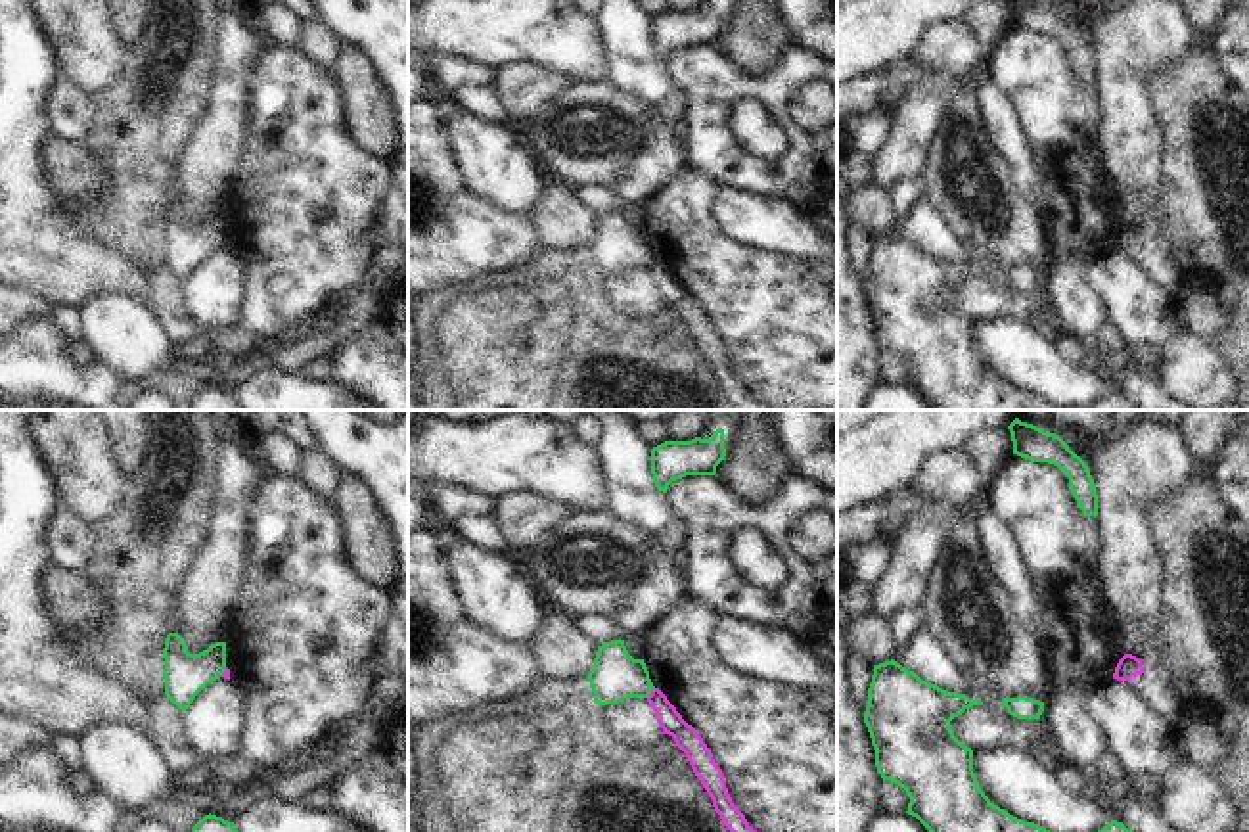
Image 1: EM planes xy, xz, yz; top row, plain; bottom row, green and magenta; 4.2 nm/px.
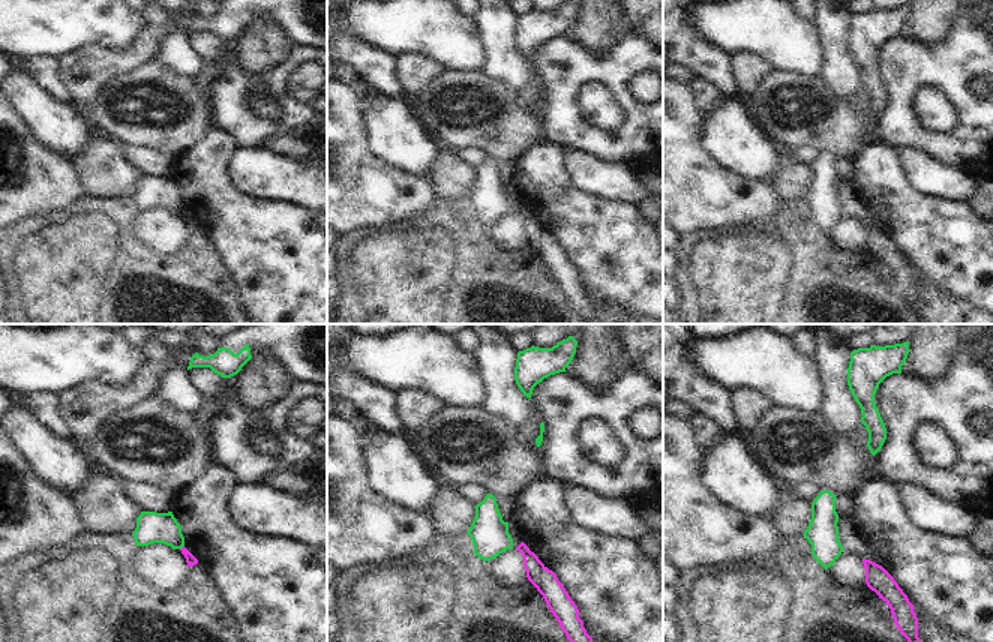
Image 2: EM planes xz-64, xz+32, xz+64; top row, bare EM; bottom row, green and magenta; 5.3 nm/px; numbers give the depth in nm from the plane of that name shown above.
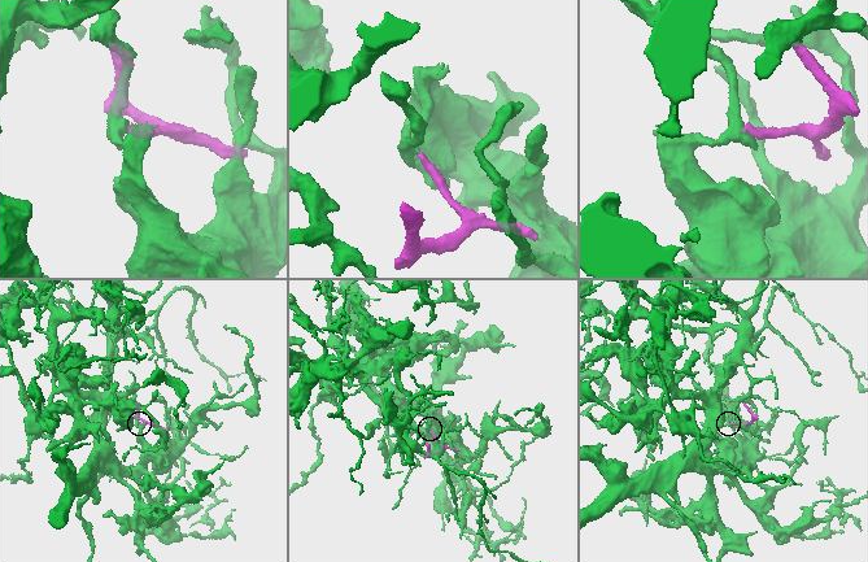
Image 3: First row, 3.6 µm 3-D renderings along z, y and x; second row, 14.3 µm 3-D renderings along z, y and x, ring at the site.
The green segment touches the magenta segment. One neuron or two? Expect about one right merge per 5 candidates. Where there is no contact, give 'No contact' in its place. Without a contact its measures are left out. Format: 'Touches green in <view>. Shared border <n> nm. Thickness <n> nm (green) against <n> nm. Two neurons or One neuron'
Touches green in xz. Shared border 60 nm. Thickness 200 nm (green) against 100 nm. Two neurons.

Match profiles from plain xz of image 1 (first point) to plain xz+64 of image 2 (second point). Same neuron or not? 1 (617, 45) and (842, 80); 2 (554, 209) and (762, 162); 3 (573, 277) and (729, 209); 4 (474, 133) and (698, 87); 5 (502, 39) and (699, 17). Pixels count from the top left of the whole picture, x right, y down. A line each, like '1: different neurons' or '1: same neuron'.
1: same neuron
2: different neurons
3: different neurons
4: different neurons
5: same neuron

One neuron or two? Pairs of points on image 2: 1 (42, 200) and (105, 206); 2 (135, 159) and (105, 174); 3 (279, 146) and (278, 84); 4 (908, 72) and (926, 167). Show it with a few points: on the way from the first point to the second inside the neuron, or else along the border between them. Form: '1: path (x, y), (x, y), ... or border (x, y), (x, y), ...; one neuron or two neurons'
1: border (86, 198), (39, 215); two neurons
2: border (120, 146), (125, 158), (141, 174); two neurons
3: border (305, 134), (299, 137), (272, 134), (260, 146); two neurons
4: border (897, 147), (920, 149), (936, 161), (956, 167); two neurons

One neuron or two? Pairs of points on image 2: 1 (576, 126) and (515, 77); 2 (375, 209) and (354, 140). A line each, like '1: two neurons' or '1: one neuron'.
1: two neurons
2: one neuron

